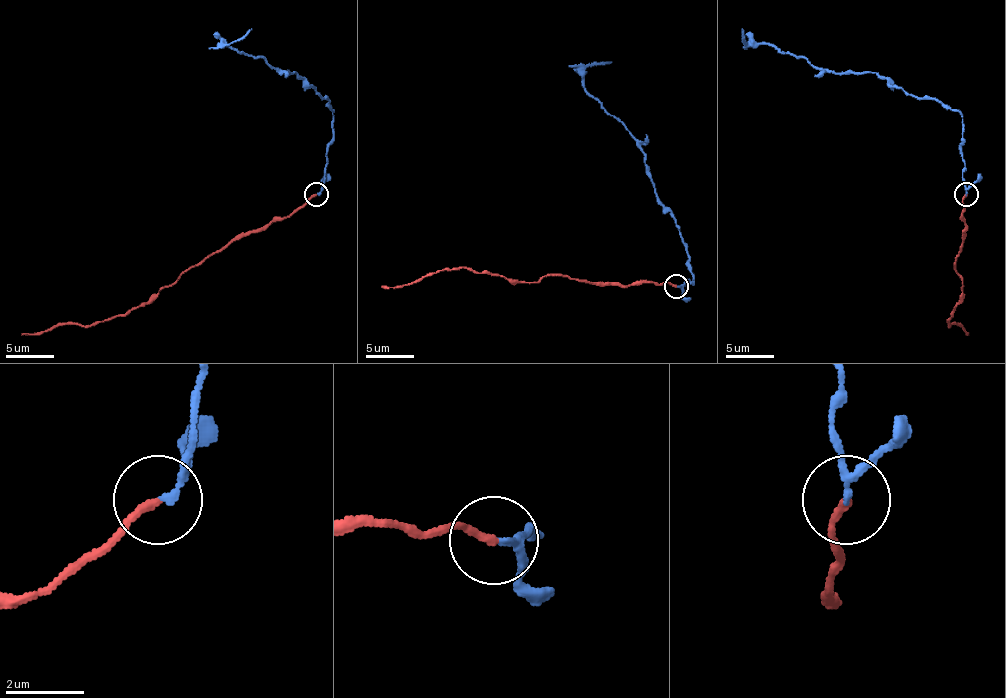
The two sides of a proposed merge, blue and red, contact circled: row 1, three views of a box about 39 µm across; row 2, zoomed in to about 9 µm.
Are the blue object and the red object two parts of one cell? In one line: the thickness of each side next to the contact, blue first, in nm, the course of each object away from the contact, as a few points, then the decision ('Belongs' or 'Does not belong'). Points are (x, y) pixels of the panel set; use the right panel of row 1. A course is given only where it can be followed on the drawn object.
Thickness 130 nm (blue) against 180 nm. Course of blue: (966, 193), (957, 110), (907, 96), (873, 72), (821, 72), (769, 43), (747, 43), (742, 29). Course of red: (966, 193), (962, 215), (966, 224), (954, 265), (962, 279), (962, 298), (947, 322), (959, 325), (966, 334). Does not belong

